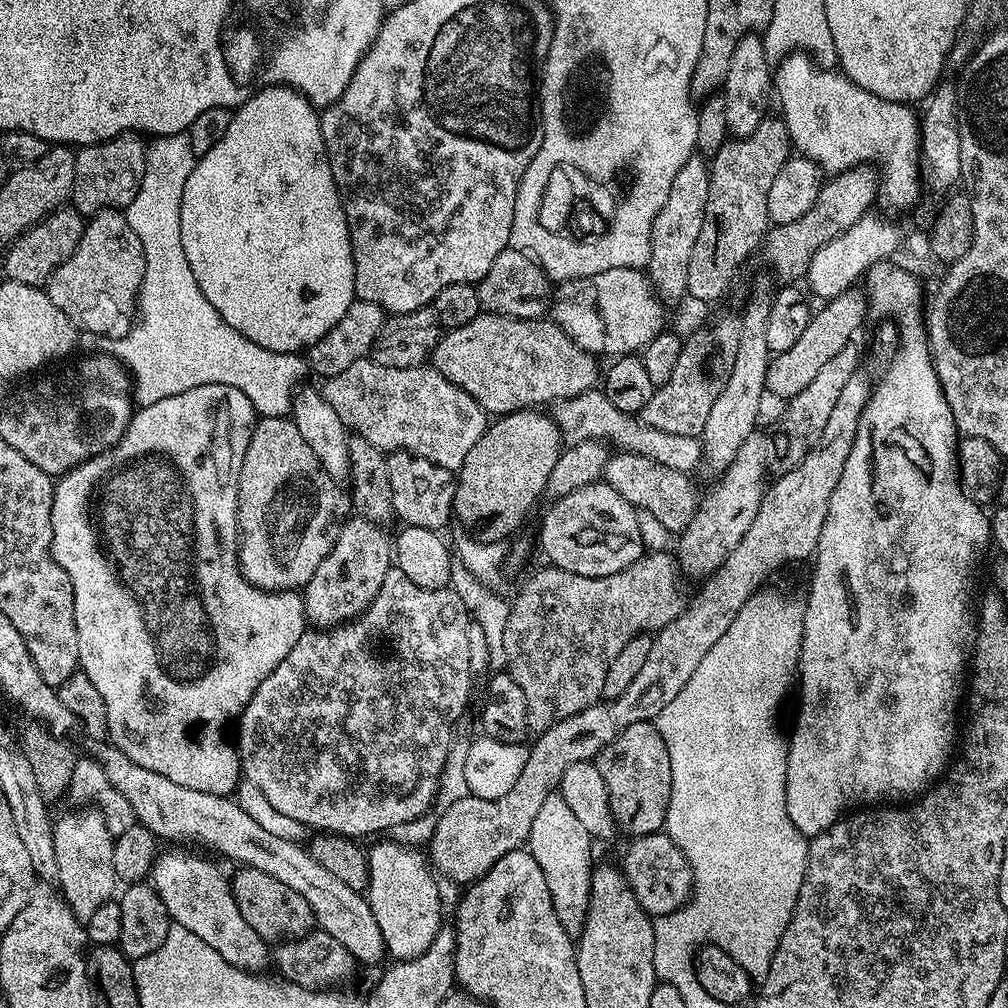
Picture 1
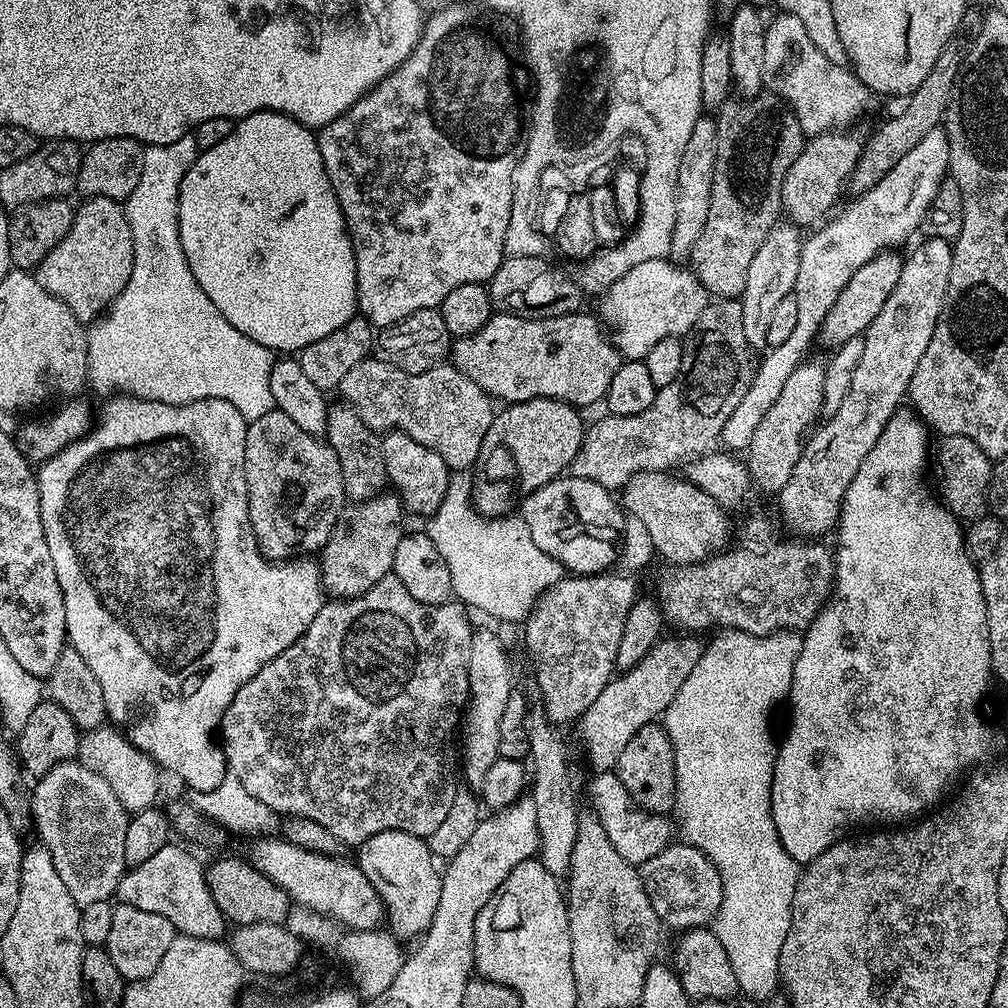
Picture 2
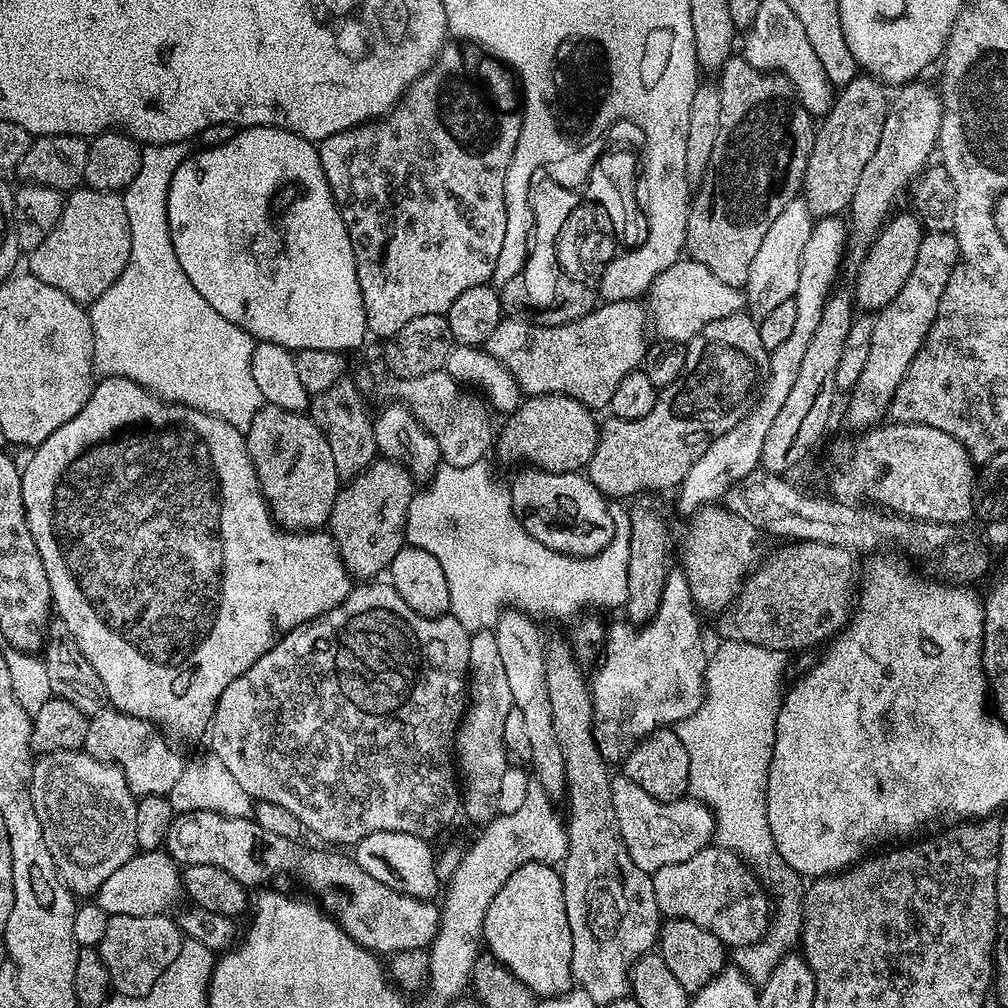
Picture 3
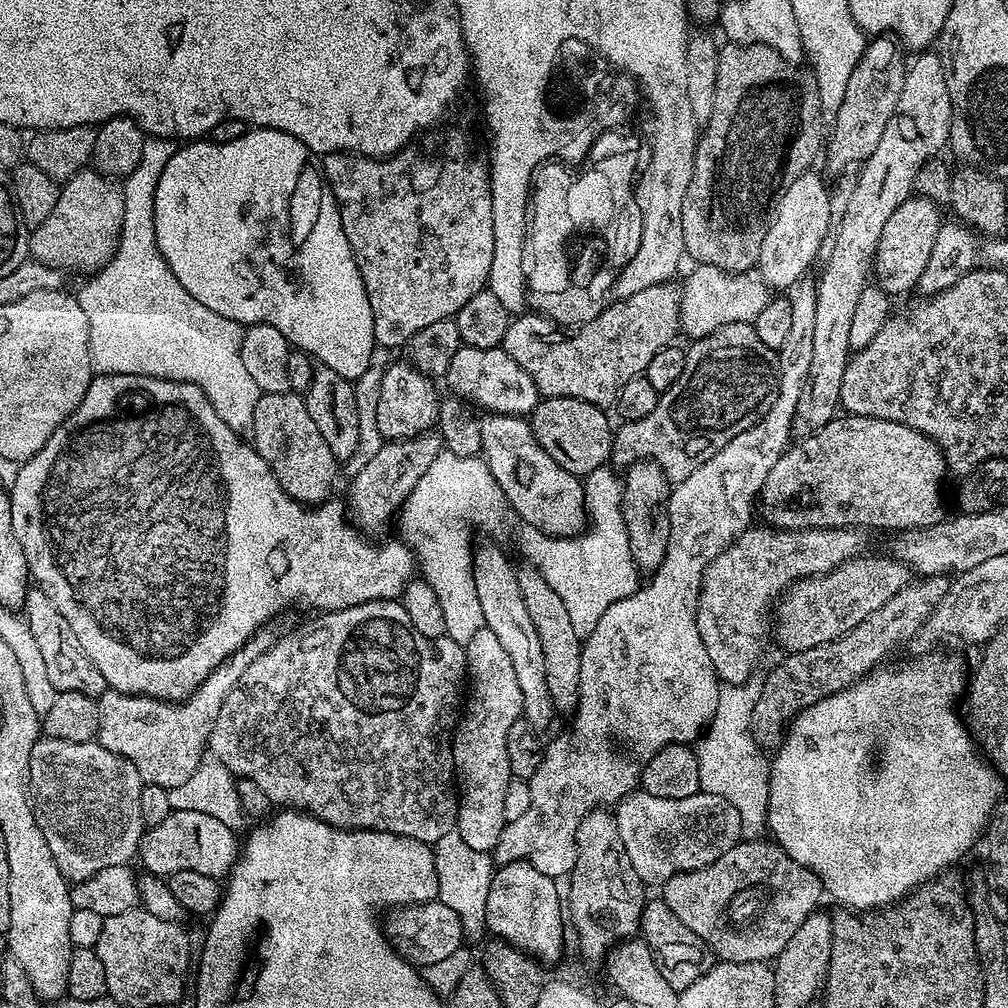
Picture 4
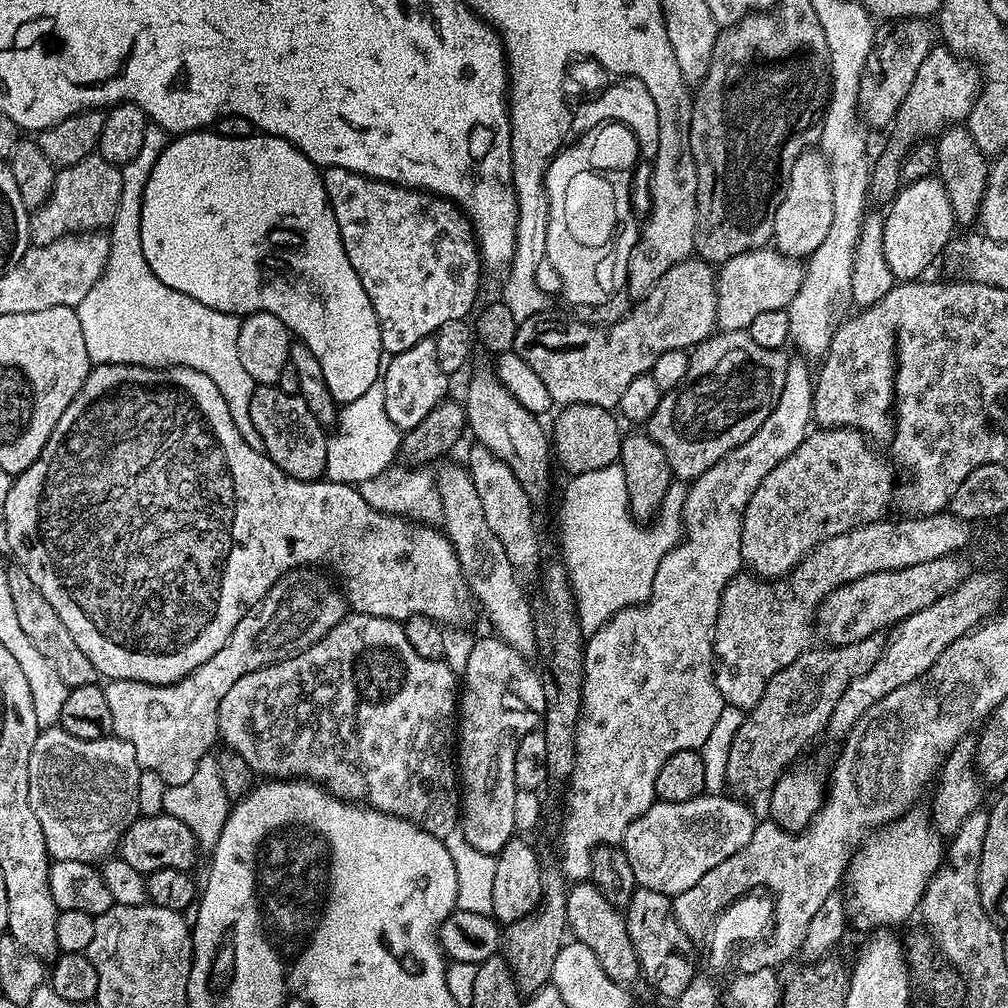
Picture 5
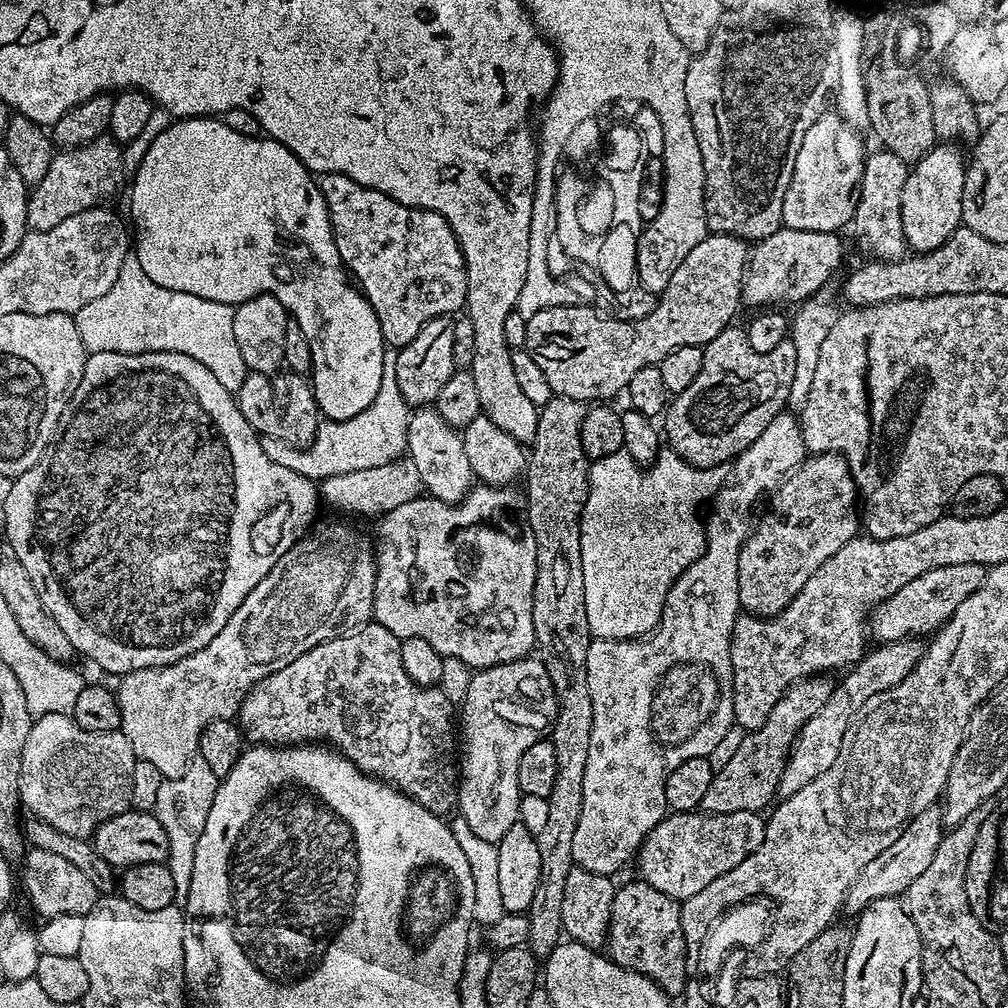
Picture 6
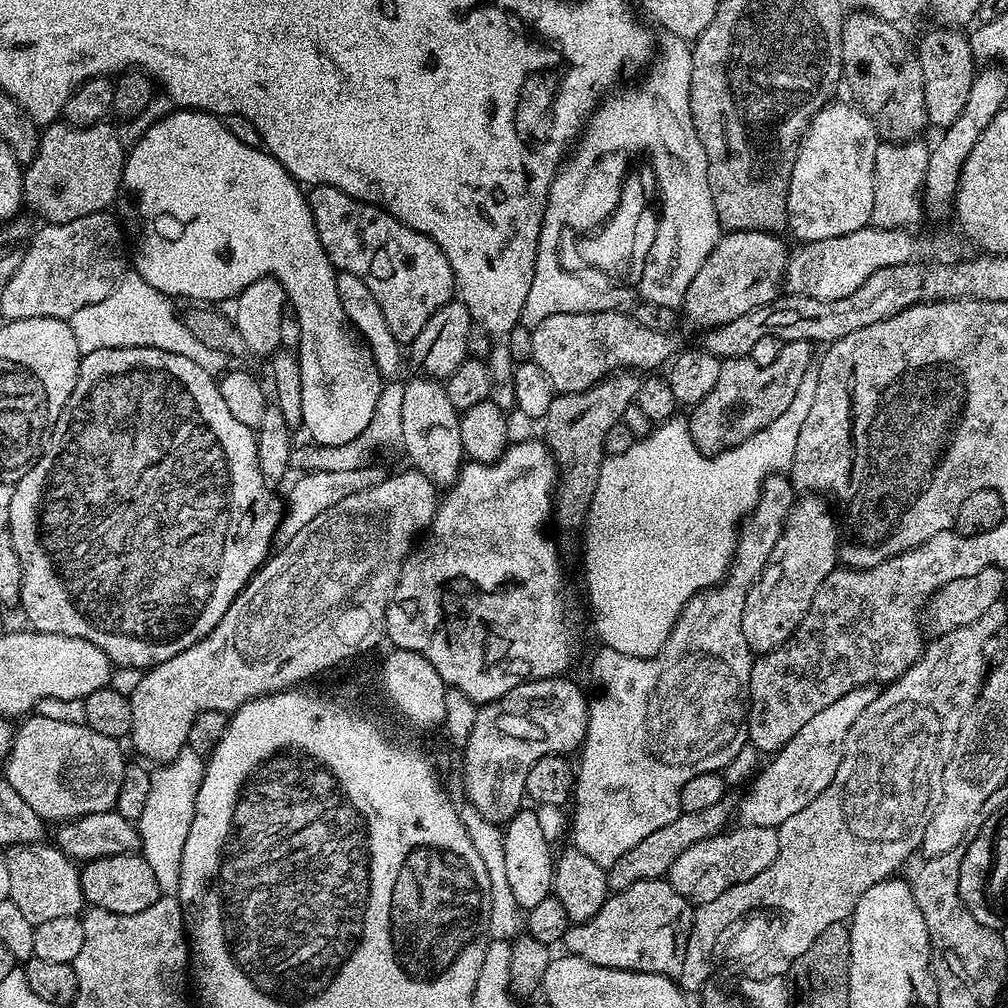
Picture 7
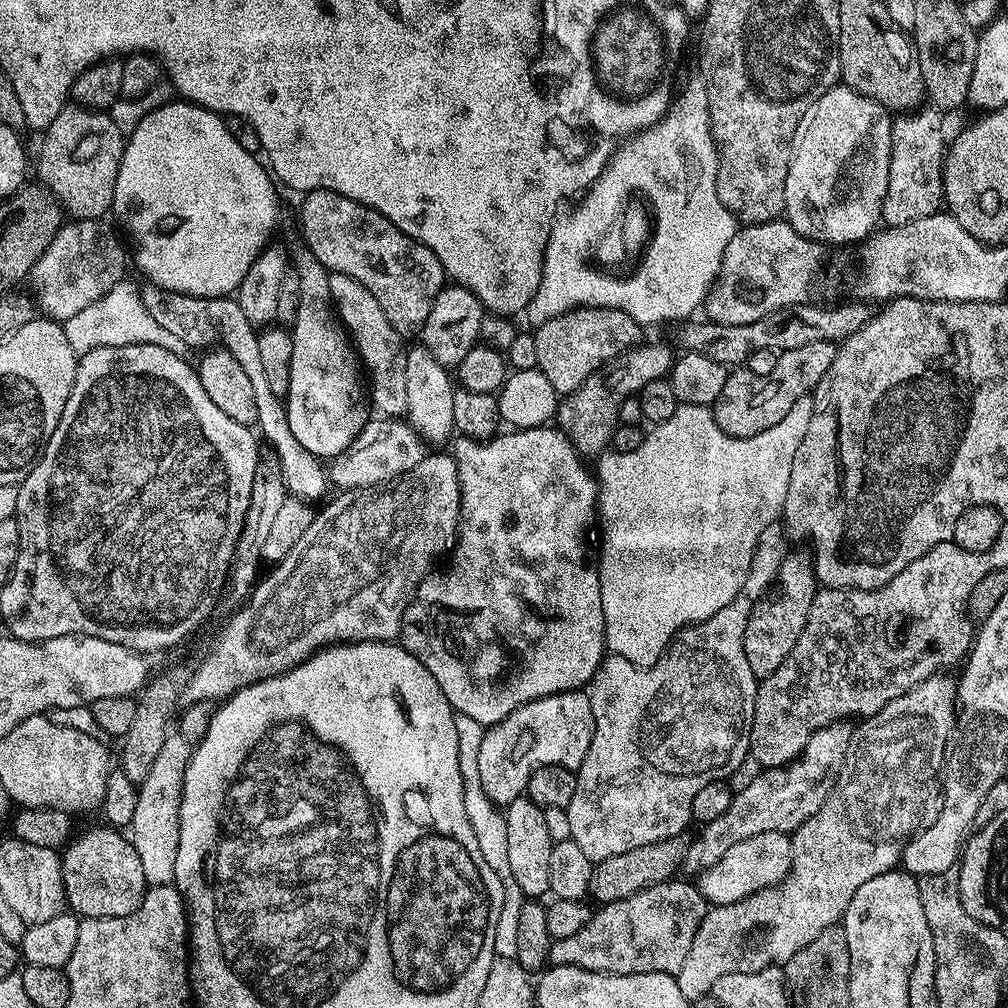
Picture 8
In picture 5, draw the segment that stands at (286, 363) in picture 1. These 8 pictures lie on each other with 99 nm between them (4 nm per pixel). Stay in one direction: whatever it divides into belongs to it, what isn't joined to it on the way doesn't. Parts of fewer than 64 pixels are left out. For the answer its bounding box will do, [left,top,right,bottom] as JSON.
[75,123,263,452]

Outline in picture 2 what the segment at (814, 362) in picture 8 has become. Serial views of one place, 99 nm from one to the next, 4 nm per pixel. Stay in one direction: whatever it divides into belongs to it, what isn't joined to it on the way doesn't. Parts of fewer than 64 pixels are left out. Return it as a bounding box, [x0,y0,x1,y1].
[571,299,754,490]

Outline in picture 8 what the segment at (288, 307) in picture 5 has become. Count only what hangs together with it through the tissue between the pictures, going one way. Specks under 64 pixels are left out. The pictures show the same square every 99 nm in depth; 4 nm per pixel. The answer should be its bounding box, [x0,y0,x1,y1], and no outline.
[112,102,370,458]

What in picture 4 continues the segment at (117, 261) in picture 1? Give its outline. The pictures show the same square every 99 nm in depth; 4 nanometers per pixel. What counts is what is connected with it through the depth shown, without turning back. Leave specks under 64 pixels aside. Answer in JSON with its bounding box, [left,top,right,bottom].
[28,170,124,274]

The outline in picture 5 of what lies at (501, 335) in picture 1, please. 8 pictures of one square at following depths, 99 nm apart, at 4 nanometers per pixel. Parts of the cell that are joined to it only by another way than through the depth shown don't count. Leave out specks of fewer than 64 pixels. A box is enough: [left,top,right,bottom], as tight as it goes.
[514,260,717,409]

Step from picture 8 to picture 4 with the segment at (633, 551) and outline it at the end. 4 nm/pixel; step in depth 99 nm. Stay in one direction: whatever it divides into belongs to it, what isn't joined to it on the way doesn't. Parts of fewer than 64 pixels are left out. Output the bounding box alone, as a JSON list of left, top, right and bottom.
[521,466,638,638]

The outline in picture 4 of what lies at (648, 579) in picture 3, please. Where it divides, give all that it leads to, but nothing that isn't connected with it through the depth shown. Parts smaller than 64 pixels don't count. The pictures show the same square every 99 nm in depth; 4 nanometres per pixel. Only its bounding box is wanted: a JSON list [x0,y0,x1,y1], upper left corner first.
[622,460,673,574]

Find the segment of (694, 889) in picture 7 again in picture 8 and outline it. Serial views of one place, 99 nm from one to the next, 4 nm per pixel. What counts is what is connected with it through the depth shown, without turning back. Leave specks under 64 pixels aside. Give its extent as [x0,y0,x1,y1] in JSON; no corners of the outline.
[698,833,792,905]

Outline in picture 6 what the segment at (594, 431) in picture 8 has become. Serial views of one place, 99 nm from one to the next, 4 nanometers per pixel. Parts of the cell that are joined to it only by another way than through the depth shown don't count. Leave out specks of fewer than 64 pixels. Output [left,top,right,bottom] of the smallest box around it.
[526,395,594,958]

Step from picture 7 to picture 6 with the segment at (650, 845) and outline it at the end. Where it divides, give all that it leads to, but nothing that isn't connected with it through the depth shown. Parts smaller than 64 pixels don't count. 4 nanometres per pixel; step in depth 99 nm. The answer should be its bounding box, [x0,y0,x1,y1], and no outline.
[701,674,835,816]

